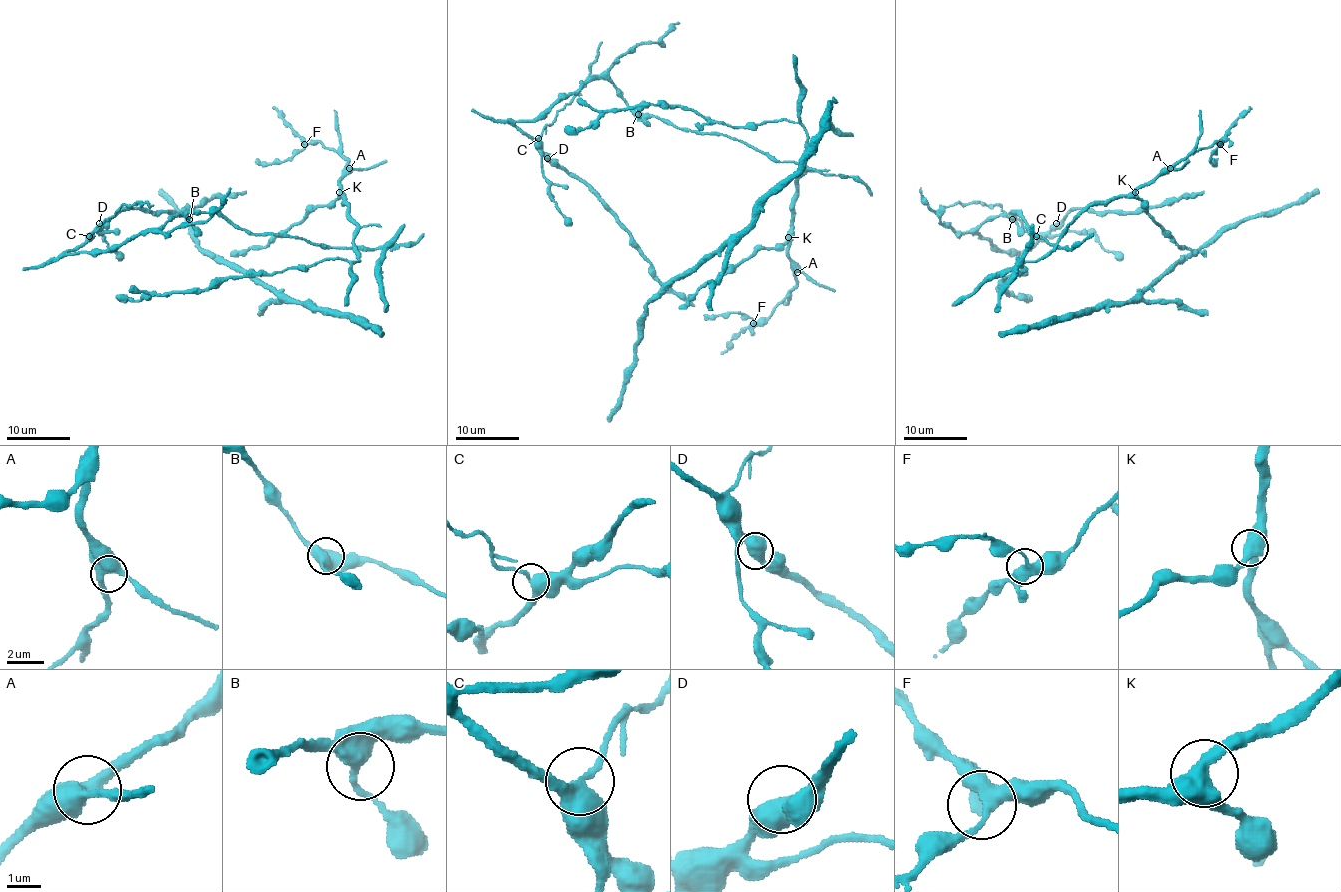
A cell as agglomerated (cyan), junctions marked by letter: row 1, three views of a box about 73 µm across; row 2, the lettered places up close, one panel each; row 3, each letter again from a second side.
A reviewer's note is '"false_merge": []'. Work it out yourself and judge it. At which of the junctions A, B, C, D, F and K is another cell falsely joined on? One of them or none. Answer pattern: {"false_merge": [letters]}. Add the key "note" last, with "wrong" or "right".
{"false_merge": ["C"], "note": "wrong"}

